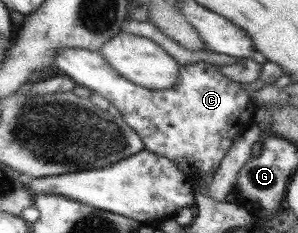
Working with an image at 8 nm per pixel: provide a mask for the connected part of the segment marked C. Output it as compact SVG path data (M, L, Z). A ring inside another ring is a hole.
M62 48L54 56L54 64L63 75L78 86L100 94L113 108L119 111L122 124L127 125L141 139L143 148L157 156L164 156L186 176L189 184L198 183L199 180L211 176L220 165L220 160L229 150L234 138L237 138L249 125L253 124L251 118L255 105L249 98L245 89L239 83L223 76L220 65L206 62L194 62L180 65L176 84L165 90L147 90L142 86L125 80L114 68L111 68L99 52L91 52L82 48Z

